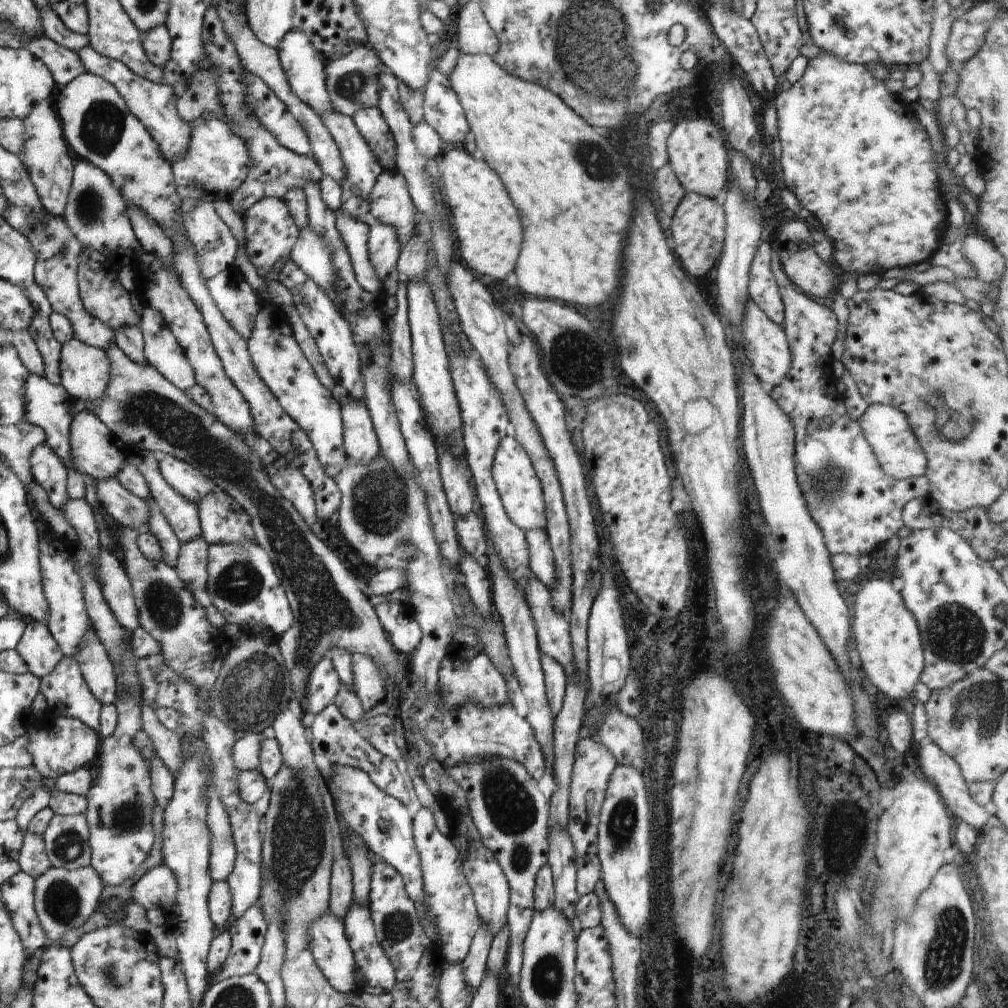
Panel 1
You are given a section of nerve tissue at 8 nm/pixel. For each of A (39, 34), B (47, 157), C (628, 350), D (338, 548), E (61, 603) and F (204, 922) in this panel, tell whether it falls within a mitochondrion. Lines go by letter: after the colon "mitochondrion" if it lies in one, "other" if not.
A: other
B: other
C: mitochondrion
D: mitochondrion
E: other
F: other

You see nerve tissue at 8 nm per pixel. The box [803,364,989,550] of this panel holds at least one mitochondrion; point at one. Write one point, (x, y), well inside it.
(952, 417)

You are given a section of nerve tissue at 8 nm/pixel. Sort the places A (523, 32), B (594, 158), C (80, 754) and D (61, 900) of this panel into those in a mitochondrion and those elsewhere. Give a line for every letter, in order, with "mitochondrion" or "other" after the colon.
A: other
B: mitochondrion
C: other
D: mitochondrion

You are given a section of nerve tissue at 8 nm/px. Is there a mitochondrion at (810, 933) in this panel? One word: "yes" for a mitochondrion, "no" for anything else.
no

